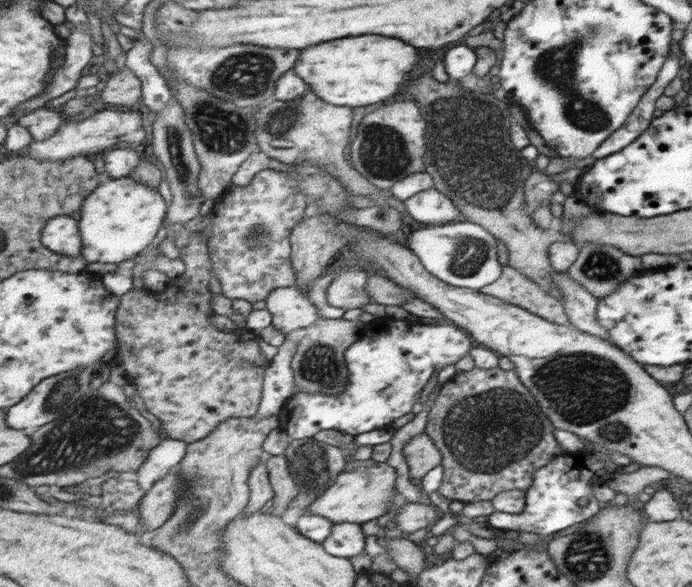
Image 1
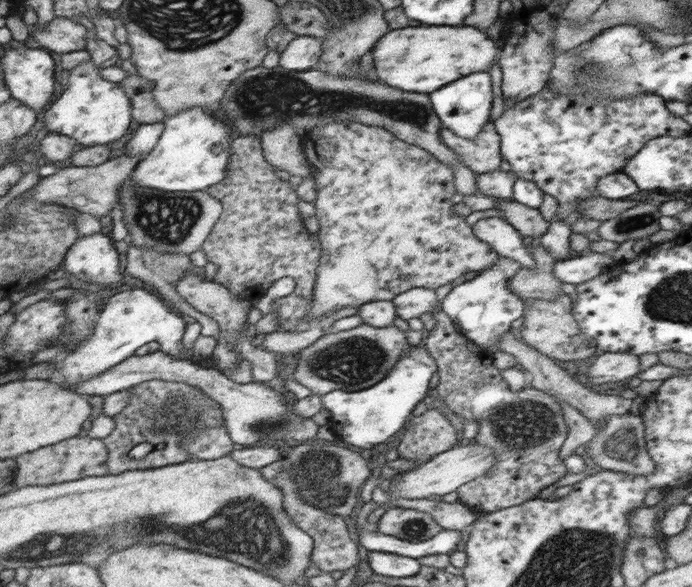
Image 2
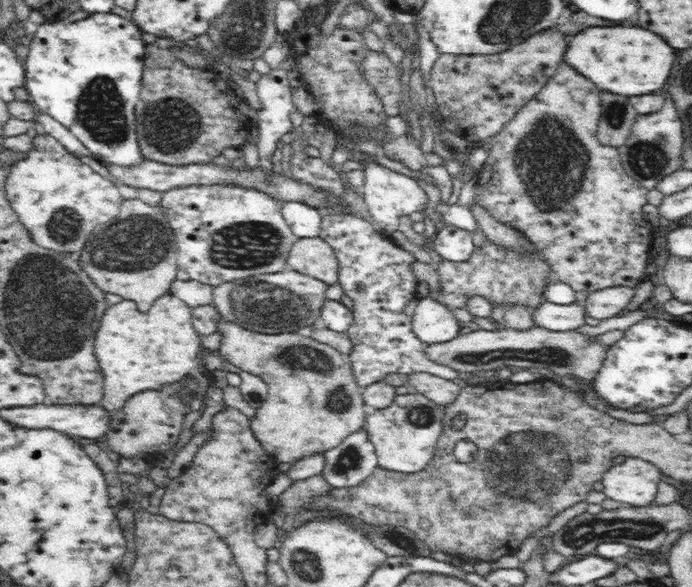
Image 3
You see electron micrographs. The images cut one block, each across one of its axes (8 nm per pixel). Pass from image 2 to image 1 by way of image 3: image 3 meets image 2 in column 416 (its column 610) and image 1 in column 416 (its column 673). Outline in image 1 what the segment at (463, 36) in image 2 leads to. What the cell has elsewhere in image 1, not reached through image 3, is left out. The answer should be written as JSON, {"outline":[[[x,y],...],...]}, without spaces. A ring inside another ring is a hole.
{"outline":[[[357,36],[357,38],[347,38],[347,40],[333,40],[331,44],[317,44],[315,48],[303,50],[297,56],[297,64],[292,68],[295,75],[299,75],[303,81],[307,82],[306,89],[317,92],[319,99],[332,105],[339,106],[367,106],[375,104],[381,100],[387,100],[395,96],[407,82],[409,82],[409,72],[417,66],[419,62],[419,52],[417,48],[405,44],[399,38],[389,38],[389,36]]]}

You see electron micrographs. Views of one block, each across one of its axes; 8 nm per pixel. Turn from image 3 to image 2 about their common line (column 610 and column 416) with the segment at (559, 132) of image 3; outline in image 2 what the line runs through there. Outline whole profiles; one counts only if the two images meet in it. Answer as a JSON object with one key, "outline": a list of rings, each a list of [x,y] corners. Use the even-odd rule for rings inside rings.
{"outline":[[[332,120],[321,126],[314,126],[312,130],[300,137],[300,144],[308,163],[313,168],[313,178],[315,182],[316,195],[314,201],[314,217],[318,222],[318,232],[316,236],[320,242],[321,258],[318,260],[317,278],[314,280],[313,296],[310,302],[310,311],[306,312],[306,318],[318,318],[330,313],[347,308],[347,306],[359,306],[371,301],[390,301],[400,292],[405,292],[410,288],[423,287],[436,289],[444,284],[456,280],[465,272],[475,272],[494,266],[500,258],[500,254],[495,252],[488,244],[479,240],[471,224],[467,224],[467,216],[459,215],[459,192],[455,192],[453,171],[446,164],[439,163],[432,154],[425,149],[406,144],[406,141],[399,140],[392,133],[383,128],[367,126],[352,122],[352,120]]]}

